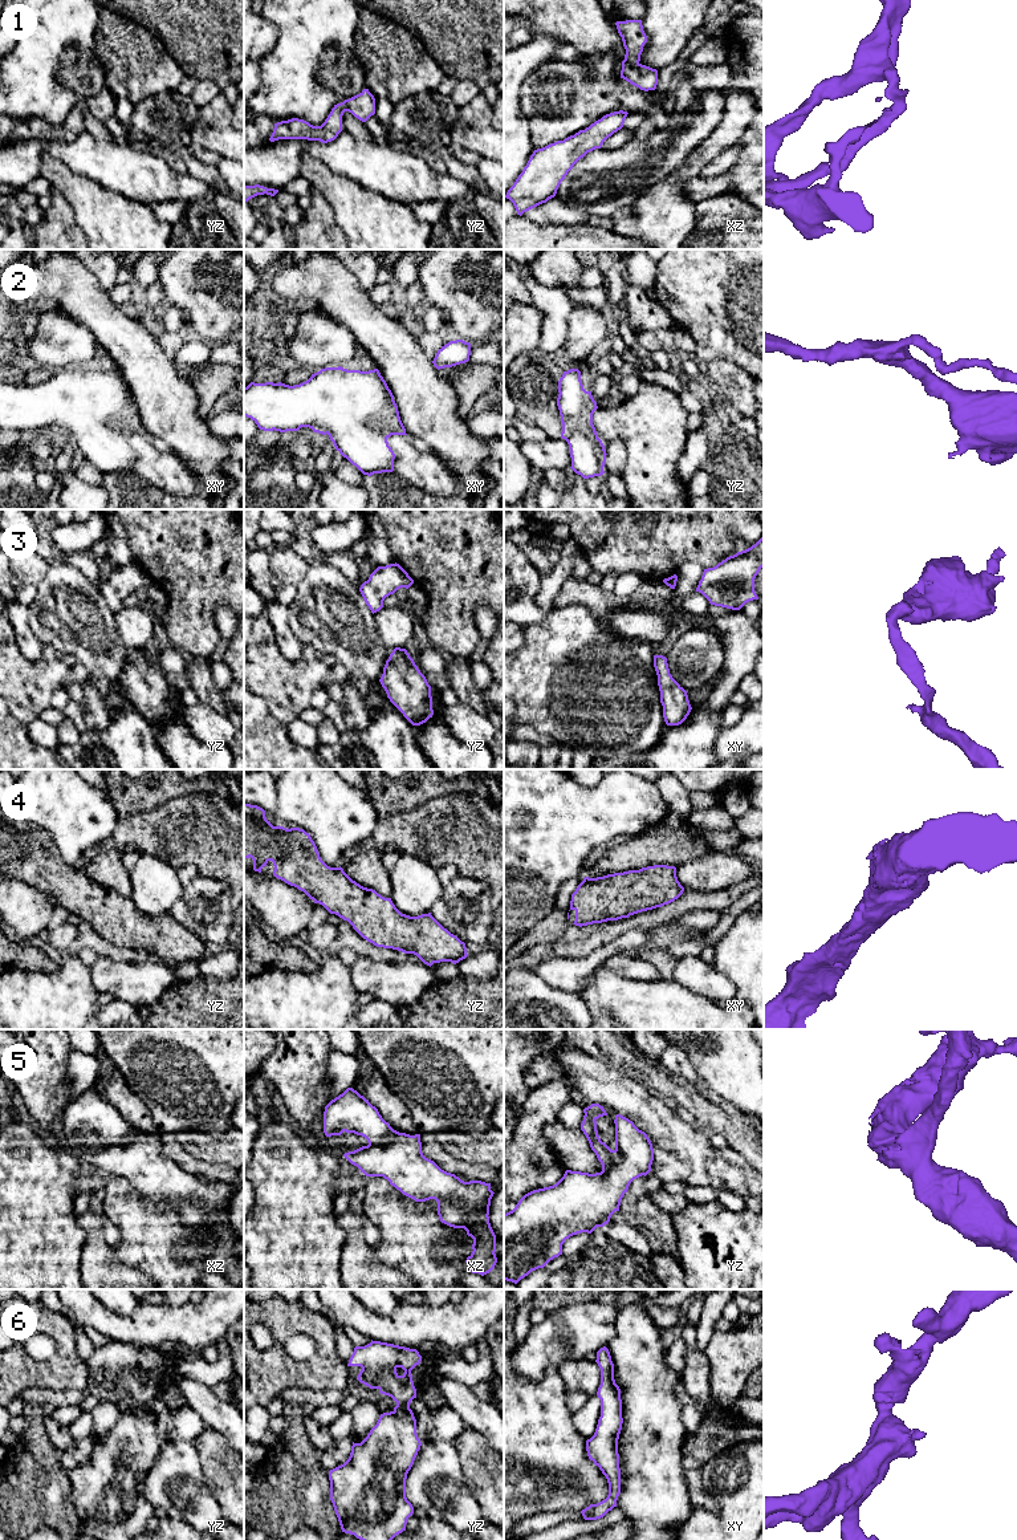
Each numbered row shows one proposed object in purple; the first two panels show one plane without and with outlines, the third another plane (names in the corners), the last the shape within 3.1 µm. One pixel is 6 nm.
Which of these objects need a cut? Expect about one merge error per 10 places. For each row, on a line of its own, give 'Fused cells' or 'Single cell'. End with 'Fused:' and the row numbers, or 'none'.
1: Single cell
2: Single cell
3: Single cell
4: Single cell
5: Single cell
6: Single cell
Fused: none

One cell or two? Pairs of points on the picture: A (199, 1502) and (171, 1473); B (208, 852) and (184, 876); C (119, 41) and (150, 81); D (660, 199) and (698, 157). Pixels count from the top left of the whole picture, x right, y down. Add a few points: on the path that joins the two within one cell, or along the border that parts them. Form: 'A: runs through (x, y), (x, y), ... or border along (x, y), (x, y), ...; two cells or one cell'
A: runs through (192, 1495), (177, 1479); one cell
B: border along (178, 870), (192, 864), (199, 873); two cells
C: runs through (129, 51), (149, 72); one cell
D: border along (688, 157), (688, 174), (692, 178); two cells

